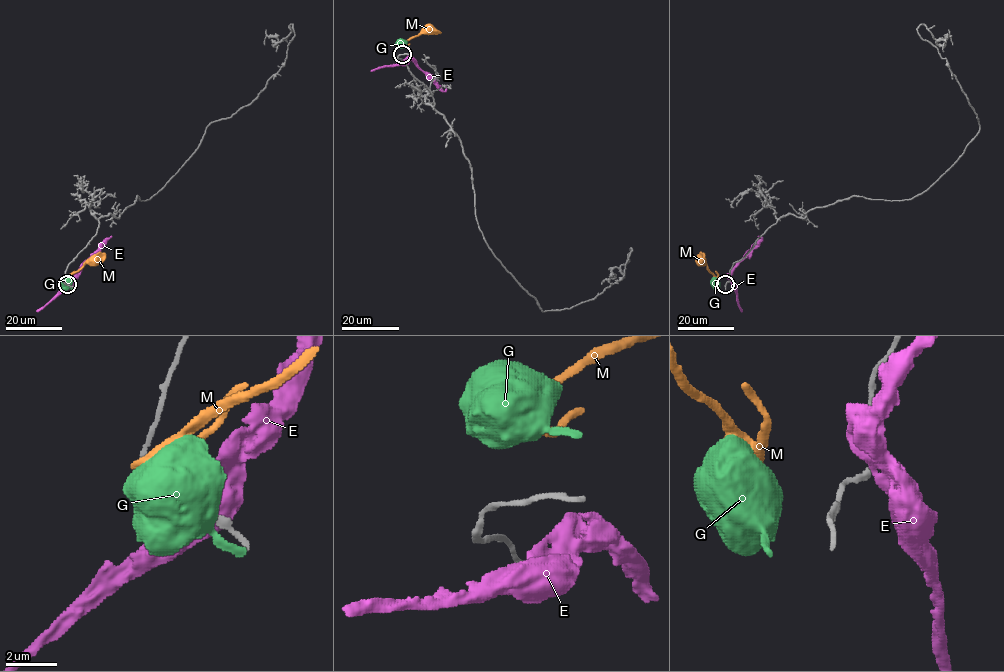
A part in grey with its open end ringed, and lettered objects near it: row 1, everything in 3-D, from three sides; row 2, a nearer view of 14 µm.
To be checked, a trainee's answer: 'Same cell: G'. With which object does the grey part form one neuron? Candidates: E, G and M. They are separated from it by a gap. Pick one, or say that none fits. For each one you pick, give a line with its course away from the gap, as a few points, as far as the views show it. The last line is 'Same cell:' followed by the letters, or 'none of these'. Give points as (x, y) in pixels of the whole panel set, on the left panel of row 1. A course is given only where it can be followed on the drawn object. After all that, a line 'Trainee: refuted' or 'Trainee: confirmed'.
Same cell: G
Trainee: confirmed

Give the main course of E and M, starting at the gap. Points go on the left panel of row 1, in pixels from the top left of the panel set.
E: (69, 282), (111, 236)
M: (65, 279), (86, 263), (93, 262)

